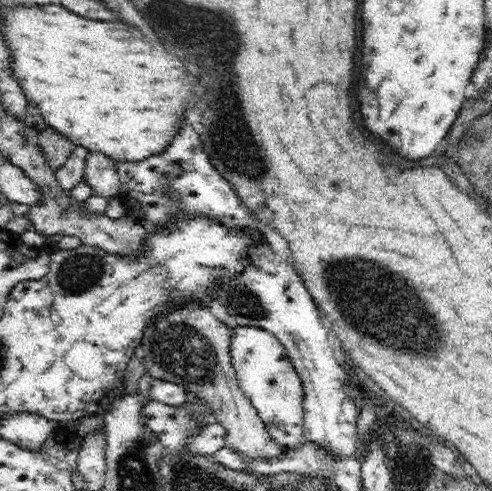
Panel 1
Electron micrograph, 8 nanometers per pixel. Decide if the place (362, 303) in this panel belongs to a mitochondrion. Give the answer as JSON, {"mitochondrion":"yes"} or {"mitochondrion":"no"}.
{"mitochondrion":"yes"}

